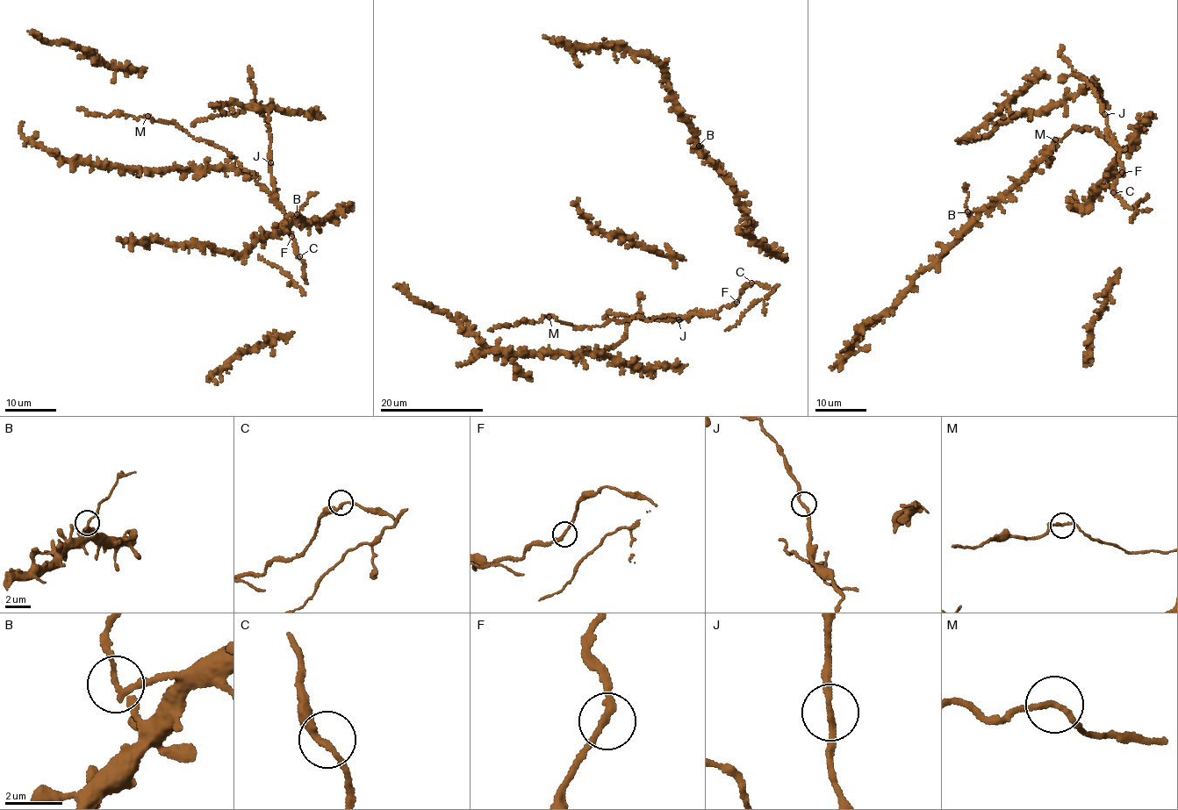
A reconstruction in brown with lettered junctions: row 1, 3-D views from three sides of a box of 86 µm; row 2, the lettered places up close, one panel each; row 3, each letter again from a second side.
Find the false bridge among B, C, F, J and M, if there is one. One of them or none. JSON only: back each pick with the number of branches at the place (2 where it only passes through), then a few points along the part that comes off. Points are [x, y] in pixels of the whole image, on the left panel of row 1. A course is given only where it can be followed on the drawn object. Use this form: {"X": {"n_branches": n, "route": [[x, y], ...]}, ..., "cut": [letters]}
{"B": {"n_branches": 2, "route": [[297, 214], [306, 199], [317, 192]]}, "cut": ["B"]}

